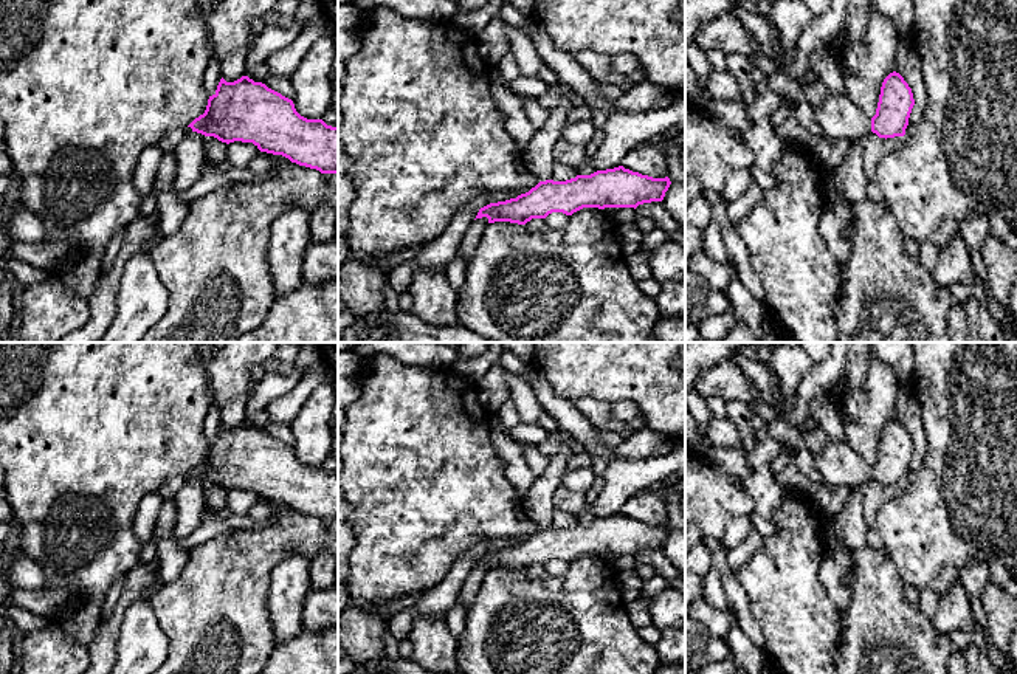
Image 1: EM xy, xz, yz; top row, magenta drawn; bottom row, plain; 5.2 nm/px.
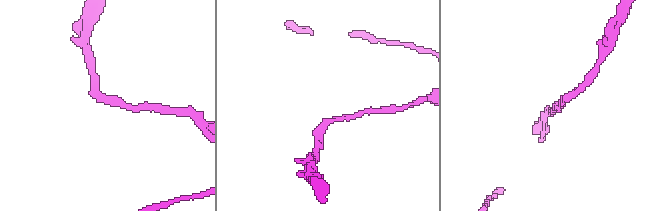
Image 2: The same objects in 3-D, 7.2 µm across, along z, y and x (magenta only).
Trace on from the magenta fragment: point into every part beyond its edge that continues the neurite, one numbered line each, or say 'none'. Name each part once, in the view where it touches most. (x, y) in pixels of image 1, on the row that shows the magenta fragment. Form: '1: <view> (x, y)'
none

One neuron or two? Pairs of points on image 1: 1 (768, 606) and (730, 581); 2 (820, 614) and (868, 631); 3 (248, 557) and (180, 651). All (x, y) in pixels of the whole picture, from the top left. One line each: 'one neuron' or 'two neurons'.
1: two neurons
2: two neurons
3: one neuron

